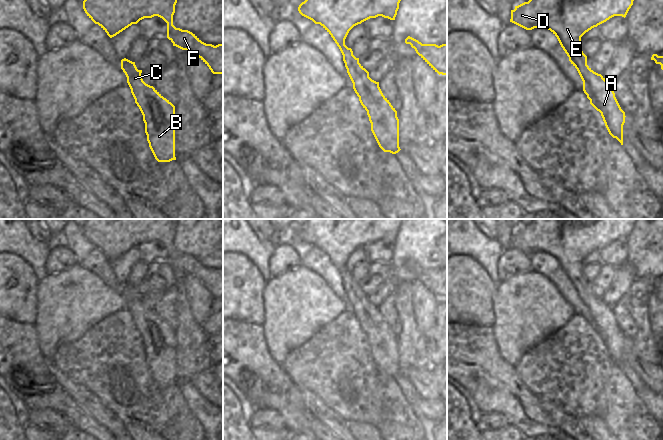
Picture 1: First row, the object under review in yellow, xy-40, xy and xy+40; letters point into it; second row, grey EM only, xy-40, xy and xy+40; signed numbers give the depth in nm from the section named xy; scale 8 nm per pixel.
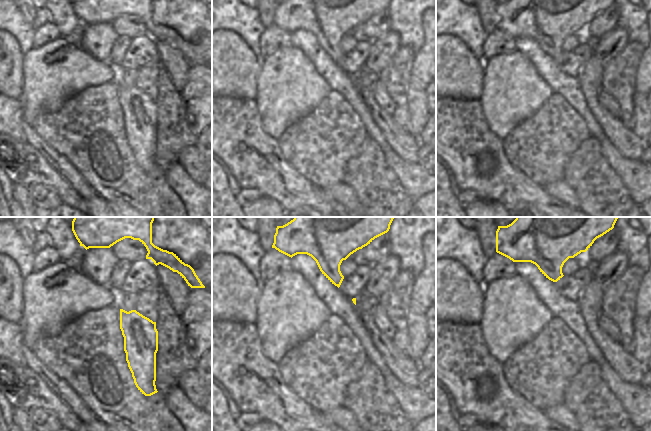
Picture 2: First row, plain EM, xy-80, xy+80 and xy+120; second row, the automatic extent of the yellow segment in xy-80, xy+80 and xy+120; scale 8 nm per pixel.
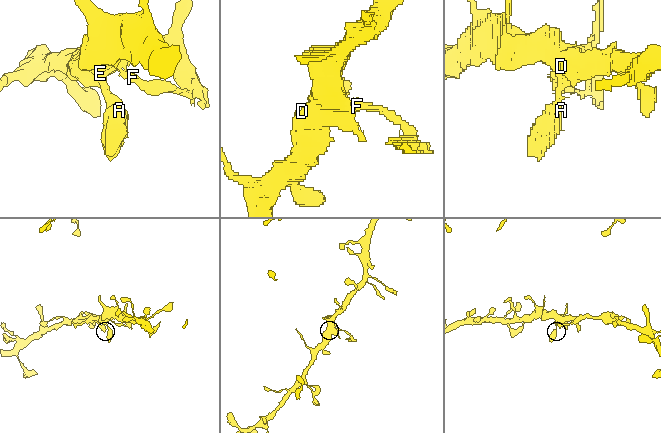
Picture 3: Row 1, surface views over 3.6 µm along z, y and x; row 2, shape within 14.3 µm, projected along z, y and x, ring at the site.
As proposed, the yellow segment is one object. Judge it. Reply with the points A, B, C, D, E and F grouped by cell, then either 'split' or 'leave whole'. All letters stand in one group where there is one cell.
A B C D E F; leave whole

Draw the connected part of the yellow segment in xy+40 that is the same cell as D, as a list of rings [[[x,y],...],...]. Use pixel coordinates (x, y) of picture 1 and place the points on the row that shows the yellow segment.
[[[529,0],[511,10],[510,22],[526,29],[546,28],[558,39],[561,47],[577,69],[582,81],[583,91],[590,104],[601,113],[609,134],[623,145],[623,125],[625,112],[621,109],[613,91],[611,82],[587,65],[587,56],[581,49],[581,37],[594,27],[614,16],[626,17],[634,0]]]

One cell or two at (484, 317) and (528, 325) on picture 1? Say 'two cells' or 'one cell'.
two cells

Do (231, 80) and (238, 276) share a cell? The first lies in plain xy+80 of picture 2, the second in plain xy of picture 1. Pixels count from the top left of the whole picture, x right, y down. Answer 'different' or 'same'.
same

